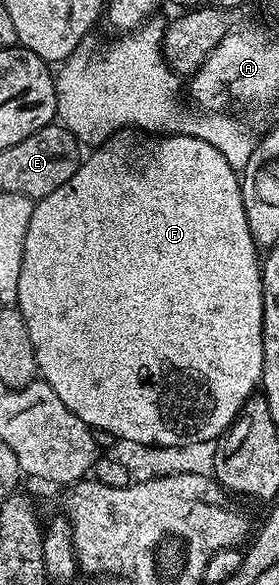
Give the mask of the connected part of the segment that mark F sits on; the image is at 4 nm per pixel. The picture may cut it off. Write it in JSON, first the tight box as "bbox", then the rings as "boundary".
{"bbox":[17,135,263,448],"boundary":[[[163,135],[151,145],[147,157],[143,157],[139,162],[127,162],[127,145],[120,139],[112,140],[102,147],[96,148],[91,158],[84,160],[79,166],[79,170],[73,175],[73,179],[61,183],[57,191],[49,191],[40,201],[34,202],[35,209],[32,211],[32,218],[29,219],[28,233],[25,235],[24,255],[21,259],[20,282],[17,286],[17,308],[25,319],[25,327],[29,327],[29,339],[33,339],[33,351],[39,364],[38,376],[46,381],[53,391],[92,430],[100,429],[110,433],[116,439],[132,440],[143,445],[155,445],[161,448],[181,447],[183,444],[200,443],[206,440],[216,440],[222,437],[225,430],[233,424],[236,415],[241,411],[244,403],[260,388],[263,380],[263,270],[261,268],[261,253],[255,244],[253,235],[249,231],[249,219],[245,219],[245,203],[241,195],[241,177],[229,163],[225,163],[225,155],[217,151],[210,143],[205,143],[205,139],[193,139],[192,137],[180,137],[178,135]]]}

